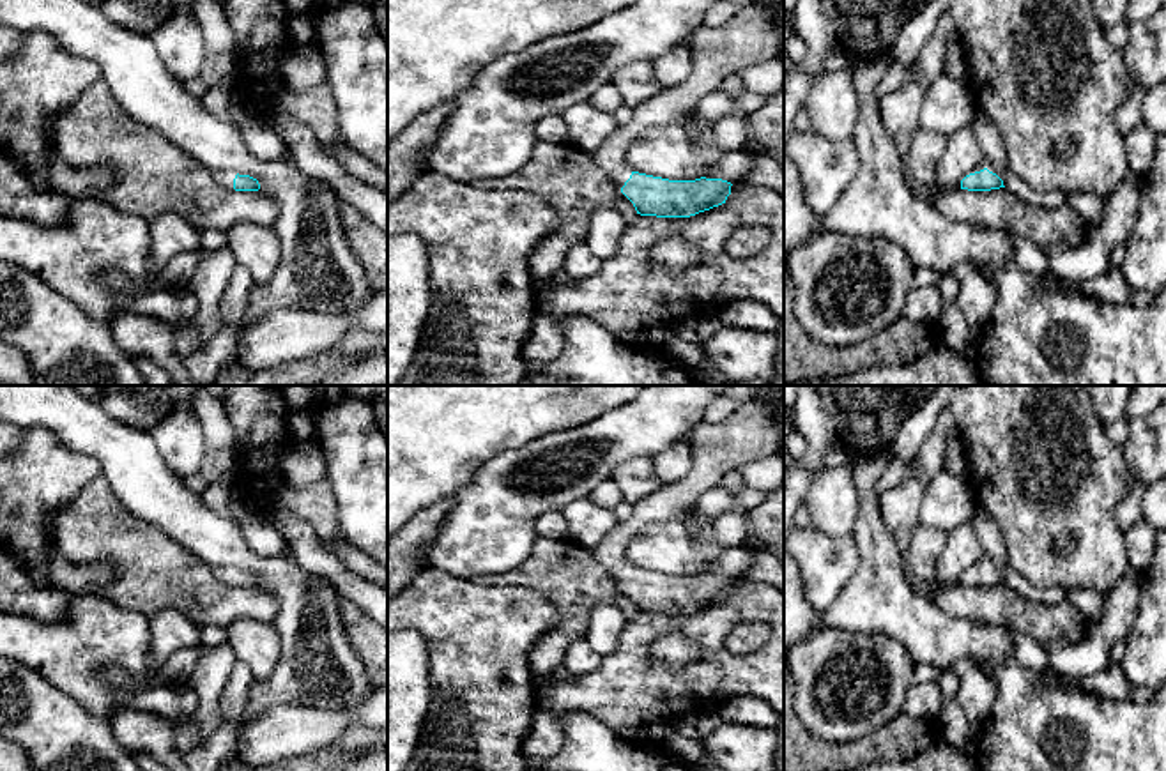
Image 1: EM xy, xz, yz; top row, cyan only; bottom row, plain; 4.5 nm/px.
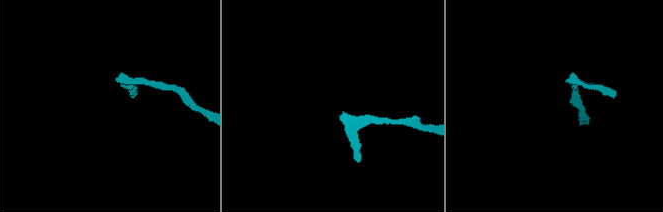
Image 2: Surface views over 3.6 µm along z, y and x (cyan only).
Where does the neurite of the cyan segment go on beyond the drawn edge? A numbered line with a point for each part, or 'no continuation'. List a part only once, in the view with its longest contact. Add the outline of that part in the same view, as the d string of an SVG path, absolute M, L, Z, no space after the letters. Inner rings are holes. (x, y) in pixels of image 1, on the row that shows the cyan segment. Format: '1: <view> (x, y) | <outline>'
1: xz (751, 38) | M741 7L722 27L699 27L690 35L692 69L678 87L662 92L633 110L625 127L612 131L591 152L598 166L612 175L618 186L632 175L626 152L632 141L651 127L672 126L692 111L733 74L779 57L784 46L771 14L763 7Z

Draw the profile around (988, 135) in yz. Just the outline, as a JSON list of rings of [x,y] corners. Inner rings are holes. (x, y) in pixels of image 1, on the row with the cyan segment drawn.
[[[973,106],[971,127],[980,143],[980,150],[986,159],[986,168],[996,173],[1003,186],[1012,191],[1019,200],[1039,207],[1060,207],[1067,203],[1069,195],[1063,191],[1037,191],[1030,187],[1023,179],[1010,172],[1005,157],[1005,145],[994,122],[980,110]]]

